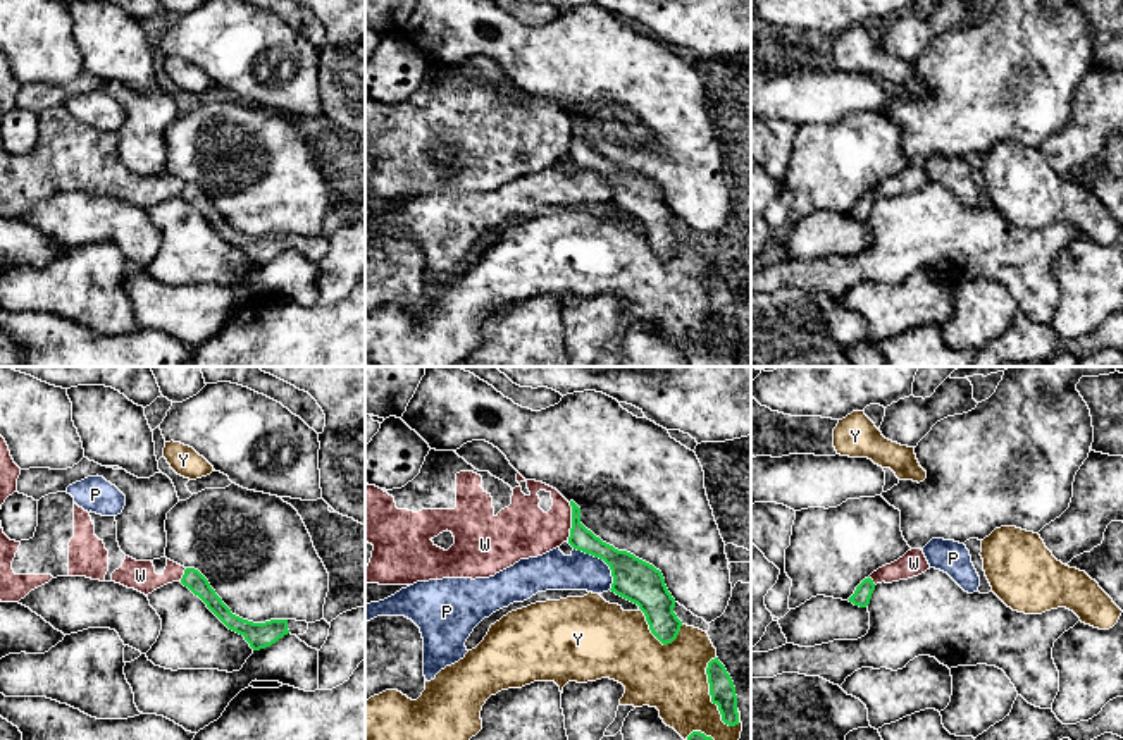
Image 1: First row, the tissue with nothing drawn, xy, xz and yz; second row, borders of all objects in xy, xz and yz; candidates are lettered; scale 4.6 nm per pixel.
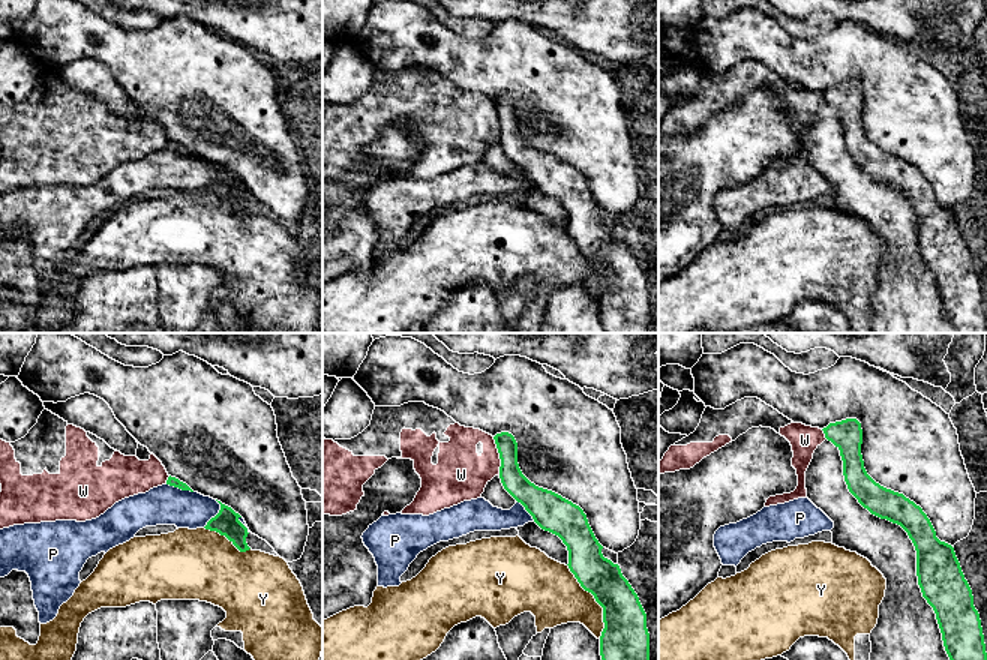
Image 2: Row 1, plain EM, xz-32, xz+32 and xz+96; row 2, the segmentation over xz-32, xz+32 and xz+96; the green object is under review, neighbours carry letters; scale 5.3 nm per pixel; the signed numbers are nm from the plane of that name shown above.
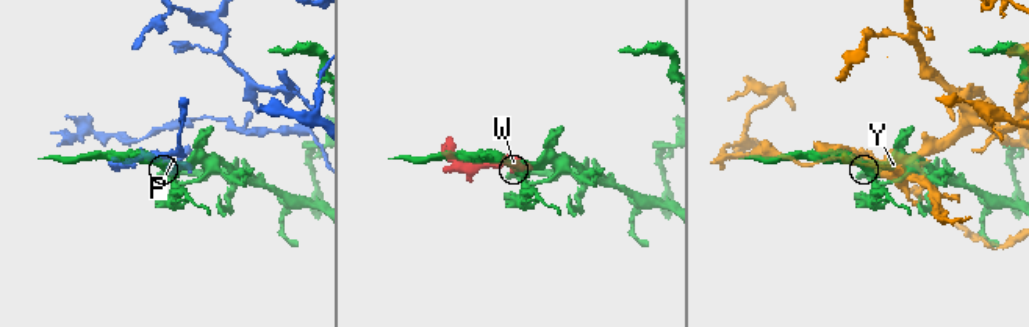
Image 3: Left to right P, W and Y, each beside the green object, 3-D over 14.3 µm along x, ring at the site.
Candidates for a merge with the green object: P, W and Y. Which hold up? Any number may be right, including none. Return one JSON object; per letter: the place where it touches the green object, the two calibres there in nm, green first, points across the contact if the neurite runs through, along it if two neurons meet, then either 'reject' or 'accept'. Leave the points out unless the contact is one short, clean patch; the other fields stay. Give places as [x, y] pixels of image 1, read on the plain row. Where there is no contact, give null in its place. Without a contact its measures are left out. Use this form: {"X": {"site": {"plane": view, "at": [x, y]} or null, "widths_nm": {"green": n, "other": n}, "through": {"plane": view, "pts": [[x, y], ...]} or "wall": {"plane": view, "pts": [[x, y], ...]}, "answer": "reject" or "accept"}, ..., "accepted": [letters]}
{"P": {"site": {"plane": "xz", "at": [603, 174]}, "widths_nm": {"green": 200, "other": 180}, "answer": "reject"}, "W": {"site": {"plane": "xz", "at": [572, 136]}, "widths_nm": {"green": 110, "other": 260}, "wall": {"plane": "xz", "pts": [[570, 117], [570, 150], [567, 154]]}, "answer": "reject"}, "Y": {"site": {"plane": "xz", "at": [710, 308]}, "widths_nm": {"green": 120, "other": 320}, "answer": "reject"}, "accepted": []}

